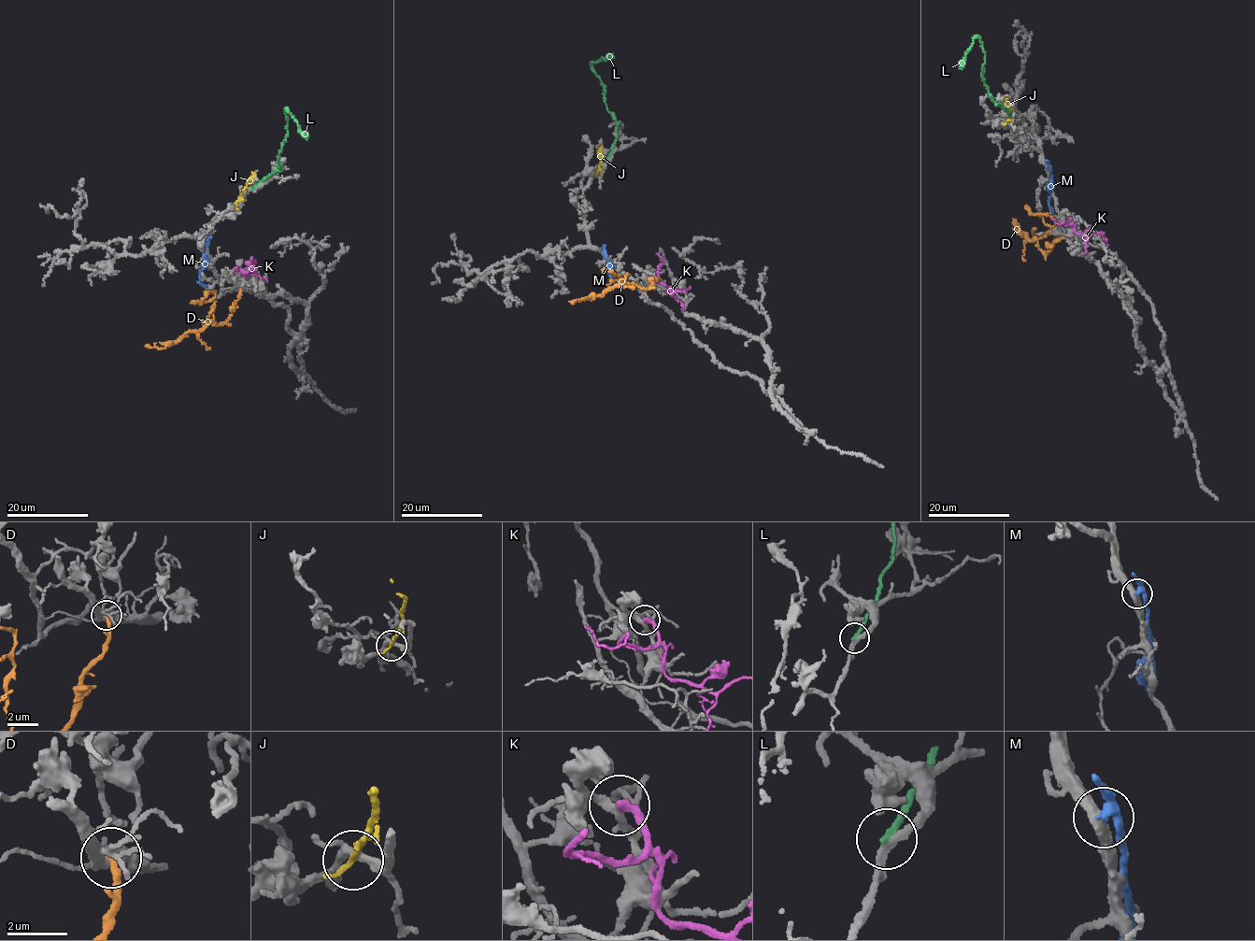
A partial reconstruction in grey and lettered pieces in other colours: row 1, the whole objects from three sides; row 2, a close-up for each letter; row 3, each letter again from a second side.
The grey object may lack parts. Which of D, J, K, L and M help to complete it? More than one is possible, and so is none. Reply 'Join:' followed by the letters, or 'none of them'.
Join: D

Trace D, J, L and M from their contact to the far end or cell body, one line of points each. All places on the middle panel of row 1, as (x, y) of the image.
D: (658, 282), (656, 279), (654, 285), (642, 289), (632, 283), (619, 284), (601, 294), (569, 301)
J: (596, 174), (601, 158), (601, 144)
L: (606, 162), (614, 142), (617, 123), (605, 103), (605, 91), (592, 63), (614, 56)
M: (605, 250), (612, 279), (621, 282)

